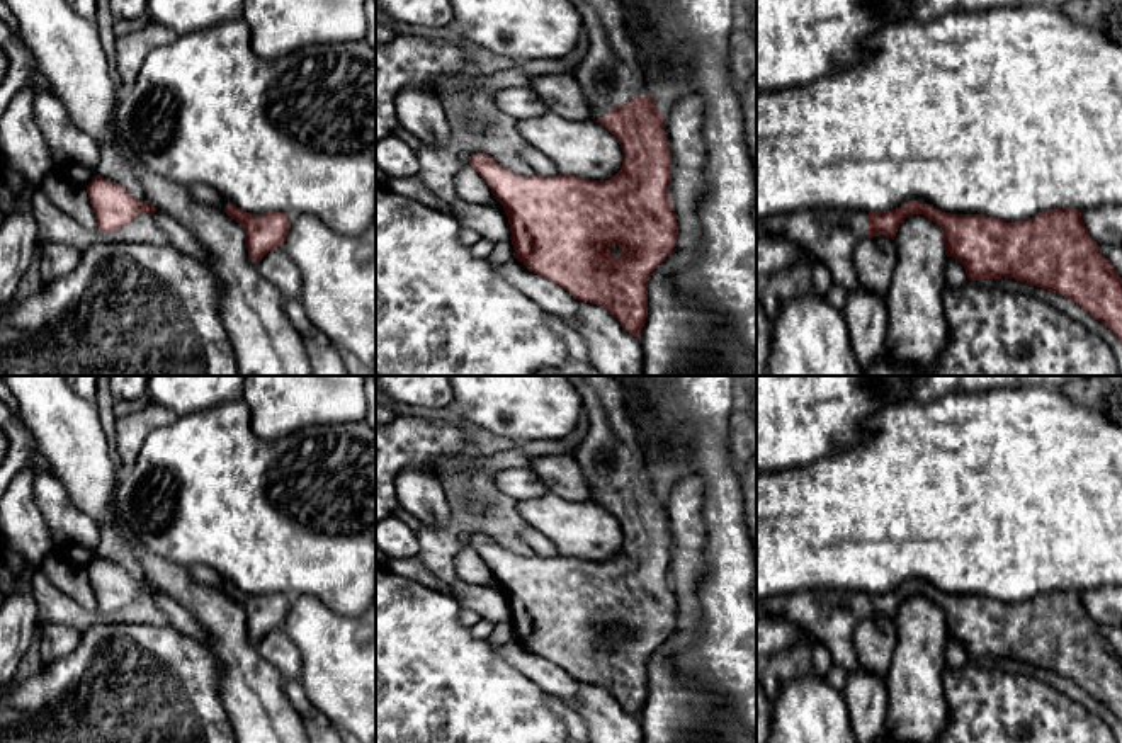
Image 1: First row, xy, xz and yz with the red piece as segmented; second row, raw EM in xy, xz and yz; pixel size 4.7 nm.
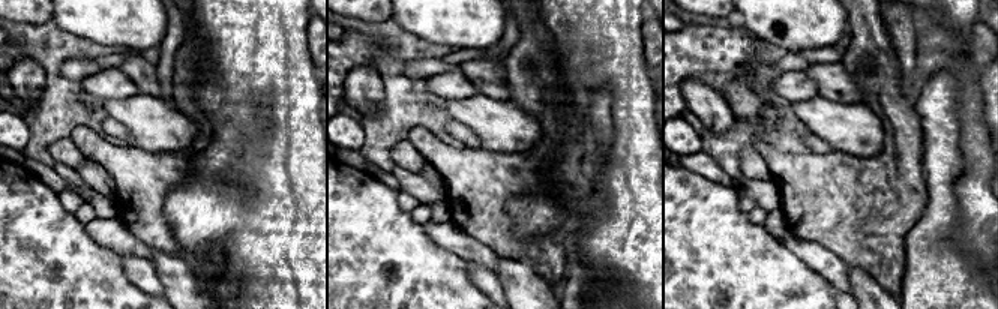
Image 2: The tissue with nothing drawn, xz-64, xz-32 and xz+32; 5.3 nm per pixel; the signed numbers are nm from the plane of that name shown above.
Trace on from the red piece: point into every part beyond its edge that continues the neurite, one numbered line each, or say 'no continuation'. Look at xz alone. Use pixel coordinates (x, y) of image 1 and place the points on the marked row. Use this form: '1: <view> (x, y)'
1: xz (611, 73)

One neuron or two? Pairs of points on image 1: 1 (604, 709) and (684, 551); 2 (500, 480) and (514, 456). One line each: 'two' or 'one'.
1: two
2: two

